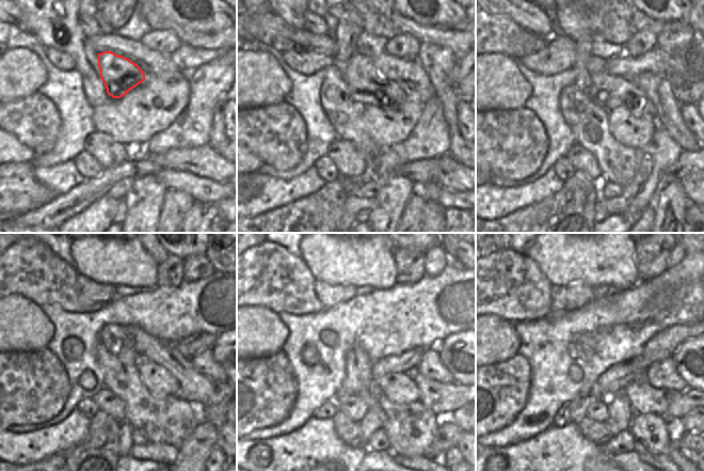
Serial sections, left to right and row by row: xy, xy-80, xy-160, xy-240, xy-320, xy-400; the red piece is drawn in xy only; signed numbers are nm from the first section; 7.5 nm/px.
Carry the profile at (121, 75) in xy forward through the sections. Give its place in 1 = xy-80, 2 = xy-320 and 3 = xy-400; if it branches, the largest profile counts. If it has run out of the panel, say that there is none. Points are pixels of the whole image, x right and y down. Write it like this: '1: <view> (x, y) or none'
1: xy-80 (365, 83)
2: xy-320 (443, 399)
3: xy-400 (680, 403)

